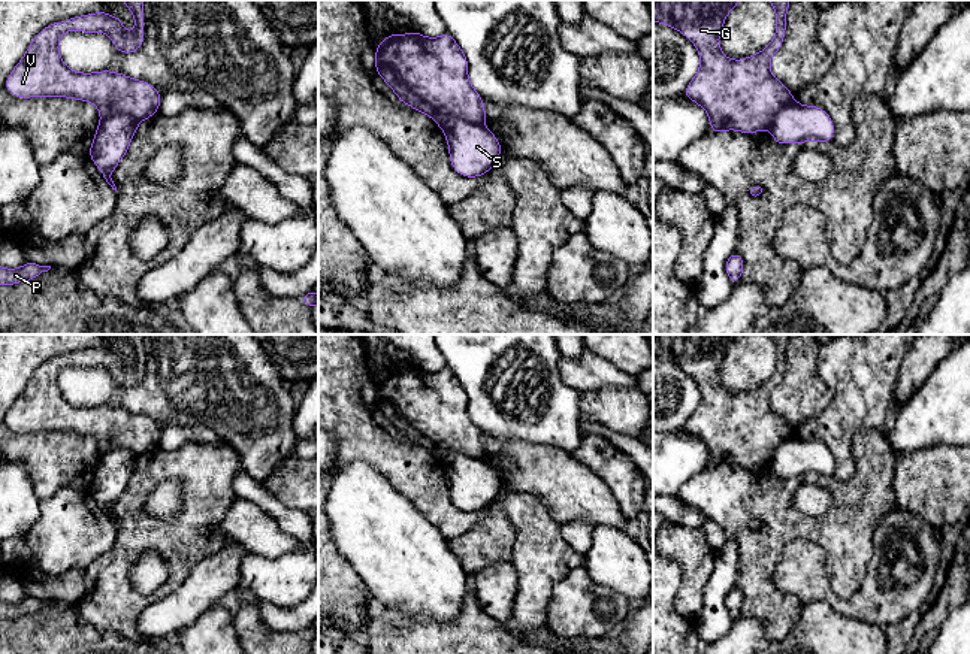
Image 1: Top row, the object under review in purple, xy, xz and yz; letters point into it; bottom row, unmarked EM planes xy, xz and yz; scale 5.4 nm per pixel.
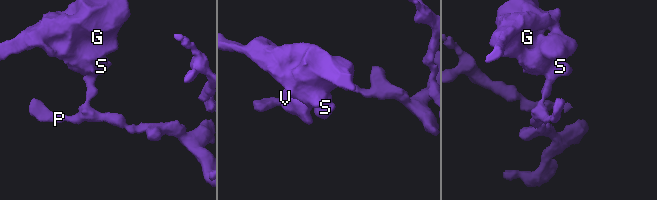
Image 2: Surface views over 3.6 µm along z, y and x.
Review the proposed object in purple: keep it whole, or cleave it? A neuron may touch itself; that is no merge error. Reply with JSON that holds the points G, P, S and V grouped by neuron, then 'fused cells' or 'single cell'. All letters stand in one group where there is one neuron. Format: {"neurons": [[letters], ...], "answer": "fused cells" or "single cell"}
{"neurons": [["G", "V"], ["P", "S"]], "answer": "fused cells"}

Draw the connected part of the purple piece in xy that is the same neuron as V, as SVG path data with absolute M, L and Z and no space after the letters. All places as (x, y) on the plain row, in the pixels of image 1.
M121 334L132 346L135 352L135 366L129 370L121 354L109 349L108 346L96 346L81 351L69 352L63 357L52 357L37 367L25 390L9 408L4 421L13 432L69 432L75 435L84 435L94 437L100 446L100 454L123 448L130 449L138 455L151 452L158 446L163 429L155 421L145 415L133 414L123 408L102 405L94 408L72 406L61 394L58 387L60 370L66 366L85 366L85 367L106 367L114 381L121 388L136 387L145 373L143 363L143 334Z

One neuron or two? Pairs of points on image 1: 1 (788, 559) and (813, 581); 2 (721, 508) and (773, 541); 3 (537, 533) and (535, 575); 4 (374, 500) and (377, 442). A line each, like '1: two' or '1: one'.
1: one
2: one
3: one
4: two

